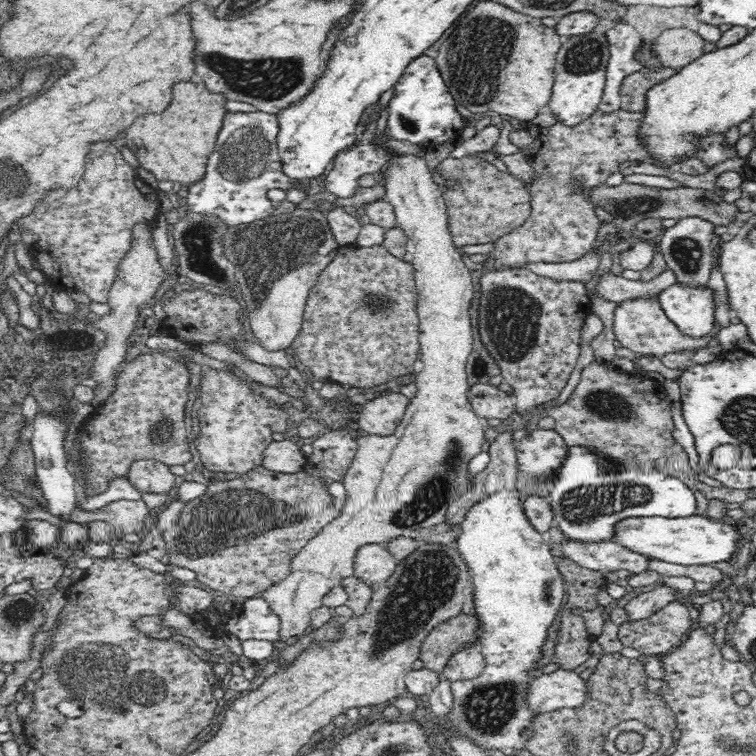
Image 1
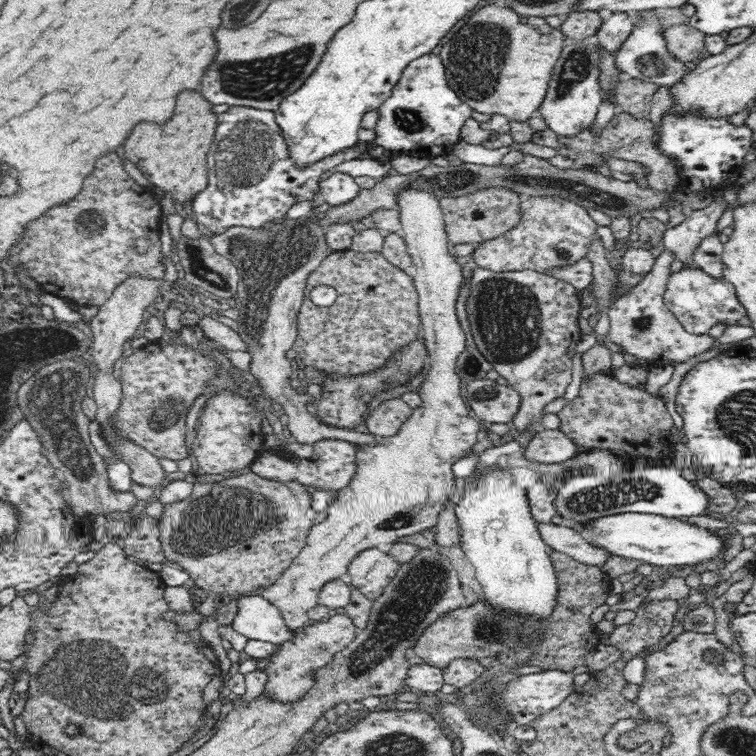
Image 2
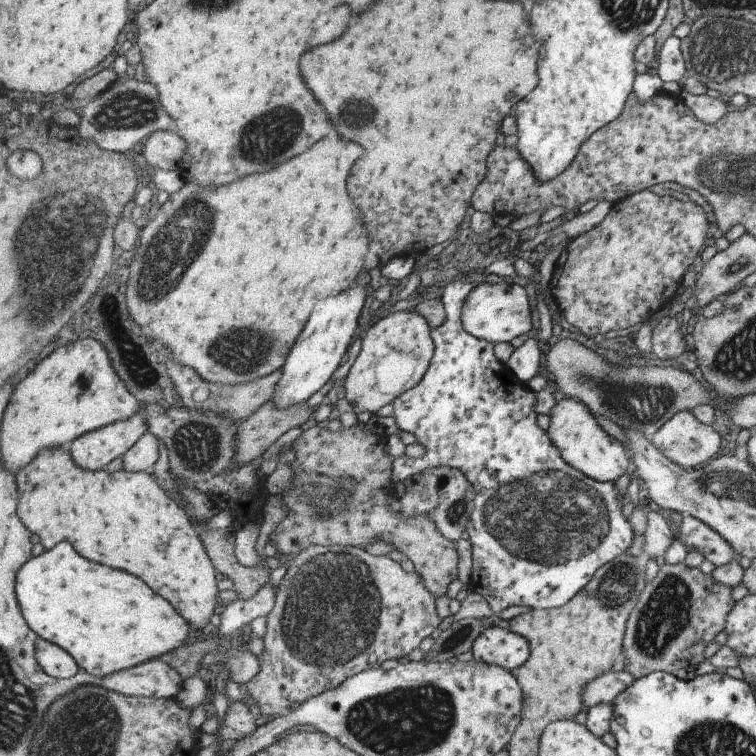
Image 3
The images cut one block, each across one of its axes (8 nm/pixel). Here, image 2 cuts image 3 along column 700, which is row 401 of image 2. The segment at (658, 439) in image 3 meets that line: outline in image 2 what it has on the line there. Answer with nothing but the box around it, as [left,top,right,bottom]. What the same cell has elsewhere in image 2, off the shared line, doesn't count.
[258,185,483,632]

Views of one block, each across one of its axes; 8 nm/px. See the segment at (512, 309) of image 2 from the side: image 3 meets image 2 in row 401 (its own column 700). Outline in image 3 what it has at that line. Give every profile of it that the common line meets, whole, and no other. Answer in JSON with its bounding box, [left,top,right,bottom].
[678,516,737,567]

